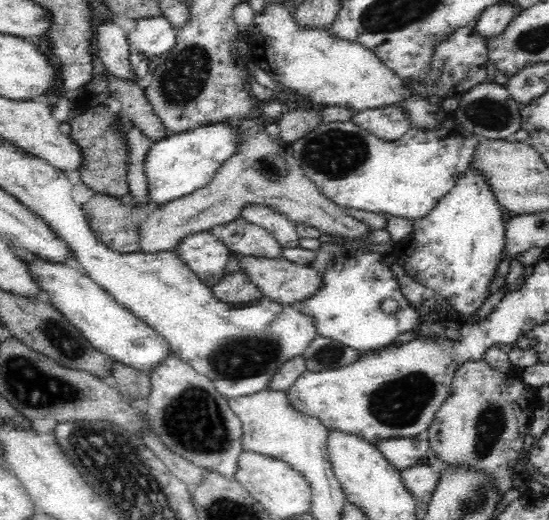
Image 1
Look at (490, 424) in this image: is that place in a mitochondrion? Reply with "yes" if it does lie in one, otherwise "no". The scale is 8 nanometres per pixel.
yes

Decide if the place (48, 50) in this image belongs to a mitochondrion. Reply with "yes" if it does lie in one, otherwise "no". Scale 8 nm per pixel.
no

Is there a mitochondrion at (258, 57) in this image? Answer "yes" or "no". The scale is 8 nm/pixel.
no

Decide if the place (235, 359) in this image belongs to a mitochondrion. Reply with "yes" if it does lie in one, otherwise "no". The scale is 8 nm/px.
yes

